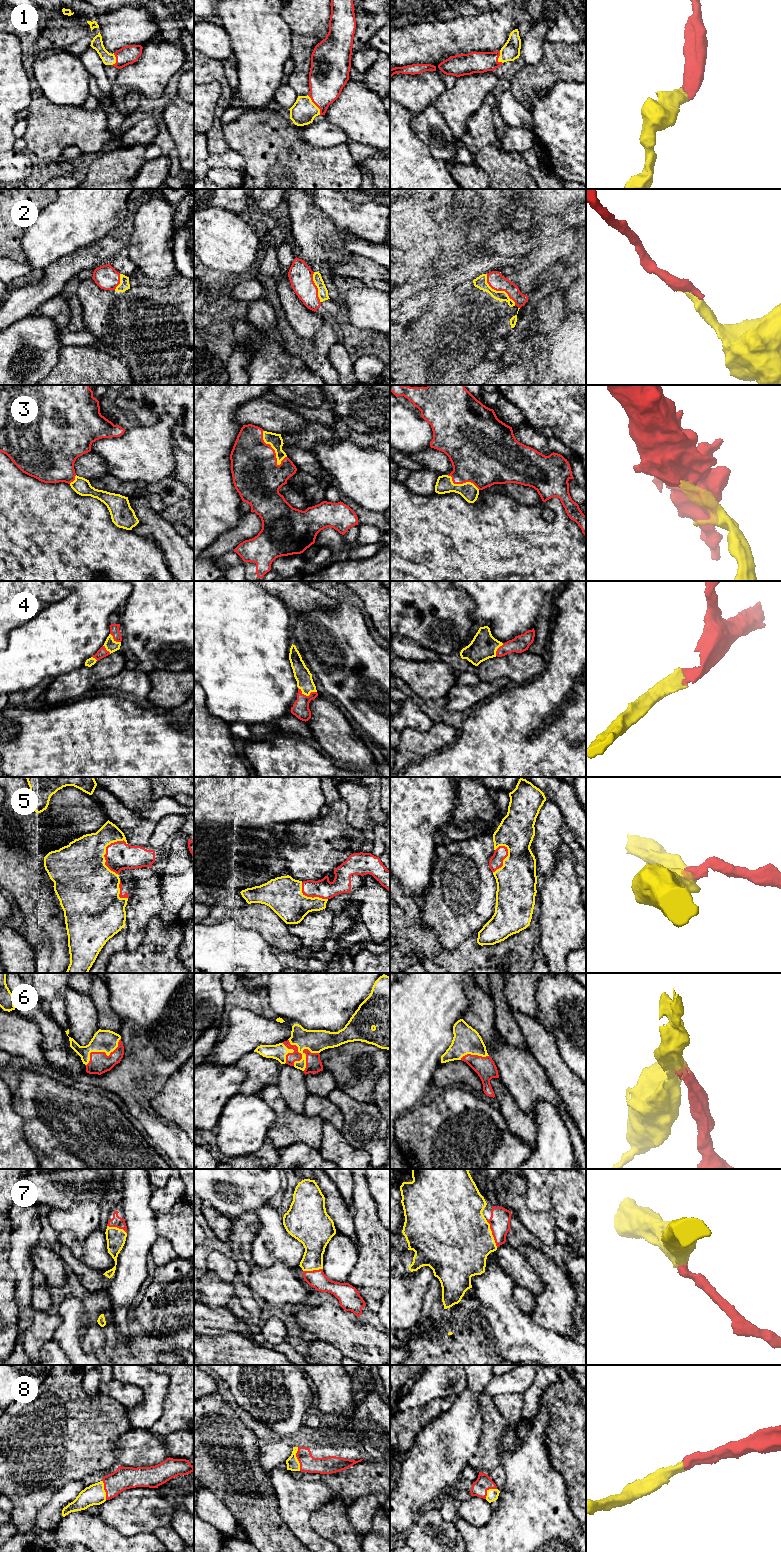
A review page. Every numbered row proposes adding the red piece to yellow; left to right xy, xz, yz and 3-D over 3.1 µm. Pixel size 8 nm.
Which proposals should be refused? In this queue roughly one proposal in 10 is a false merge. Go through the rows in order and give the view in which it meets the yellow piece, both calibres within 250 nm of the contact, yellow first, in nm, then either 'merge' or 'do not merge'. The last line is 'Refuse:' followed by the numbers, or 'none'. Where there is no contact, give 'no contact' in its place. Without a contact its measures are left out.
1: xz | 200/300 nm | merge
2: yz | 100/140 nm | merge
3: xz | 110/380 nm | merge
4: xz | 130/140 nm | merge
5: xy | 420/220 nm | merge
6: xz | 180/130 nm | merge
7: yz | 500/160 nm | merge
8: xz | 100/140 nm | merge
Refuse: none

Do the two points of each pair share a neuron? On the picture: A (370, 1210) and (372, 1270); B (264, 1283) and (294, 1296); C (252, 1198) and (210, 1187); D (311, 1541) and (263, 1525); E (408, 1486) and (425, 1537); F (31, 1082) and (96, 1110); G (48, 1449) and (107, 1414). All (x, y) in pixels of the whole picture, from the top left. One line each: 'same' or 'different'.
A: same
B: same
C: same
D: different
E: different
F: same
G: same

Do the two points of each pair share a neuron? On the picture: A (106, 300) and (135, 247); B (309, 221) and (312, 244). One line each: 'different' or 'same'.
A: different
B: same

